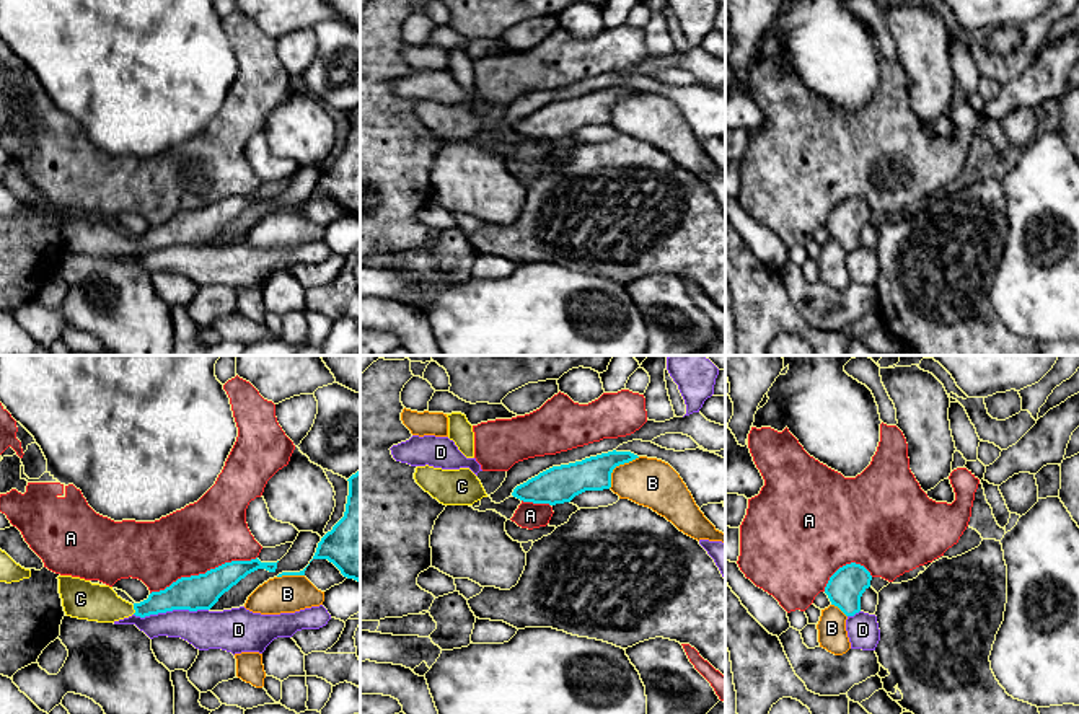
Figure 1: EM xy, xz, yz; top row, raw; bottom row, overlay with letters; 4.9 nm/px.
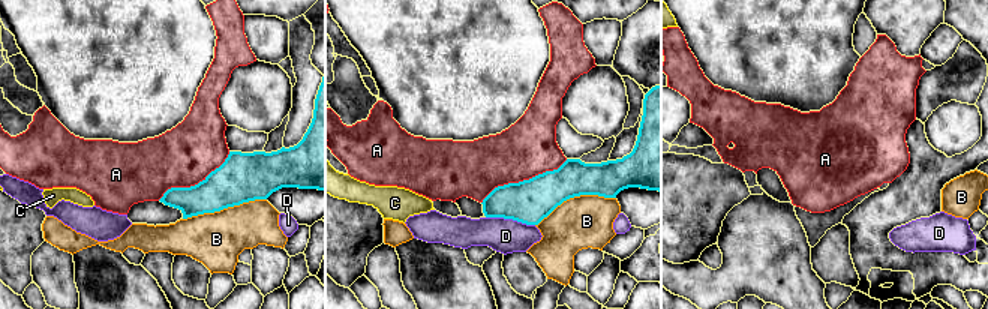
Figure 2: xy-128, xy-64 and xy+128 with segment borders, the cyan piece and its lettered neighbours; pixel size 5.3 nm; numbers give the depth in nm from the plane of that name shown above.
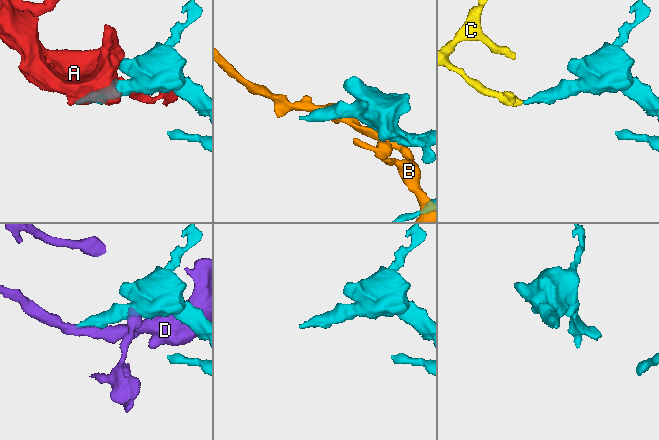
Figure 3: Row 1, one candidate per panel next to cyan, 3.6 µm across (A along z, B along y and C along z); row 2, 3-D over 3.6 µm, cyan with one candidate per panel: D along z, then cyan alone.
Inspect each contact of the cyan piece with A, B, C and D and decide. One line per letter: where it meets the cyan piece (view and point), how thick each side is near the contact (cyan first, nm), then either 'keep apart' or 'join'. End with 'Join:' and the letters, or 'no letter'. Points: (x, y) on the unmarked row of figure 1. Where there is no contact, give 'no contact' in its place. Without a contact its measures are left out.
A: contact xy (202, 209); calibres 180 and 340 nm; keep apart
B: contact xz (616, 100); calibres 170 and 240 nm; keep apart
C: contact xy (134, 243); calibres 140 and 190 nm; join
D: contact xy (170, 245); calibres 180 and 190 nm; keep apart
Join: C

